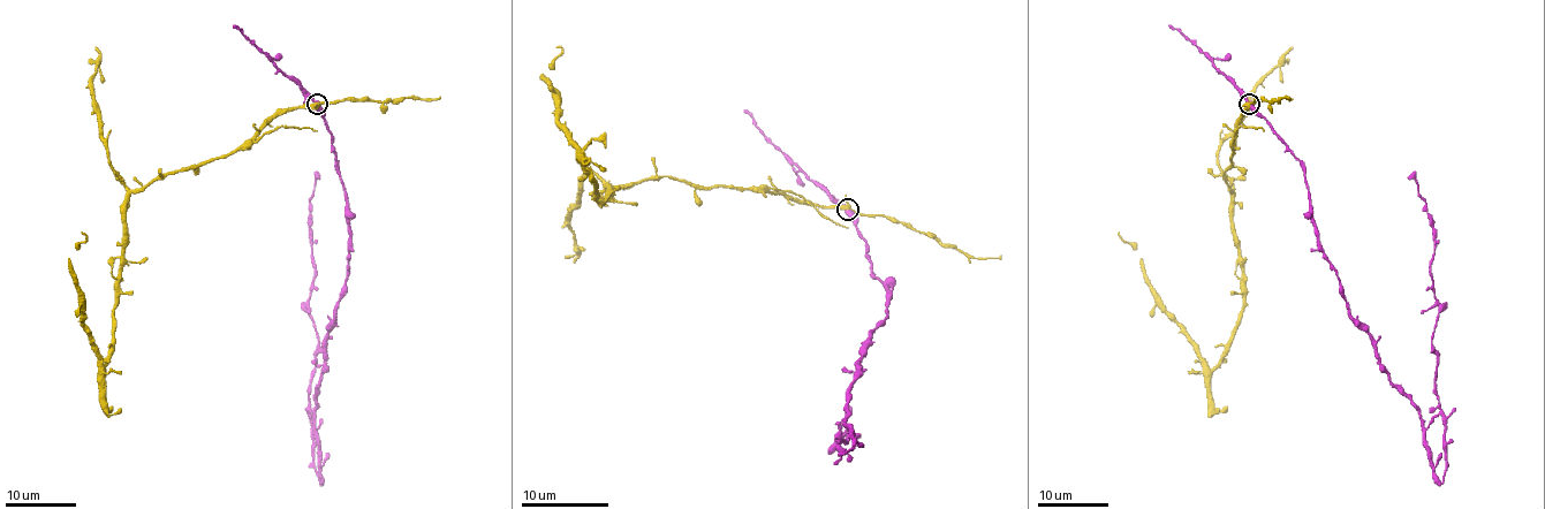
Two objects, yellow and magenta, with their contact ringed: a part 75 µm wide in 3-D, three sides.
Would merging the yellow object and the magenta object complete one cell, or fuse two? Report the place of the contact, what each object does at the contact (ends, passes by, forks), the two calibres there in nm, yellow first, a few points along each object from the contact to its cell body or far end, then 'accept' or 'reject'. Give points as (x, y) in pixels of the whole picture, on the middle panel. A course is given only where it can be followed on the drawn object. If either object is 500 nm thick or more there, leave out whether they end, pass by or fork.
(848, 209) | yellow forks | magenta passes by | 380/480 nm | yellow via (848, 209), (667, 175), (614, 187), (599, 202), (558, 123), (558, 95), (540, 77), (562, 51), (555, 46) | magenta via (848, 209), (887, 289), (887, 316), (860, 359), (843, 453), (846, 411) | reject

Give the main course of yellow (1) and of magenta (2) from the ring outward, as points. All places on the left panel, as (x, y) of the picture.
1: (317, 105), (279, 109), (234, 150), (160, 173), (129, 196), (103, 369), (69, 265), (81, 232)
2: (317, 105), (349, 226), (349, 271), (316, 401), (320, 481), (309, 404), (319, 346), (309, 311), (316, 172)

